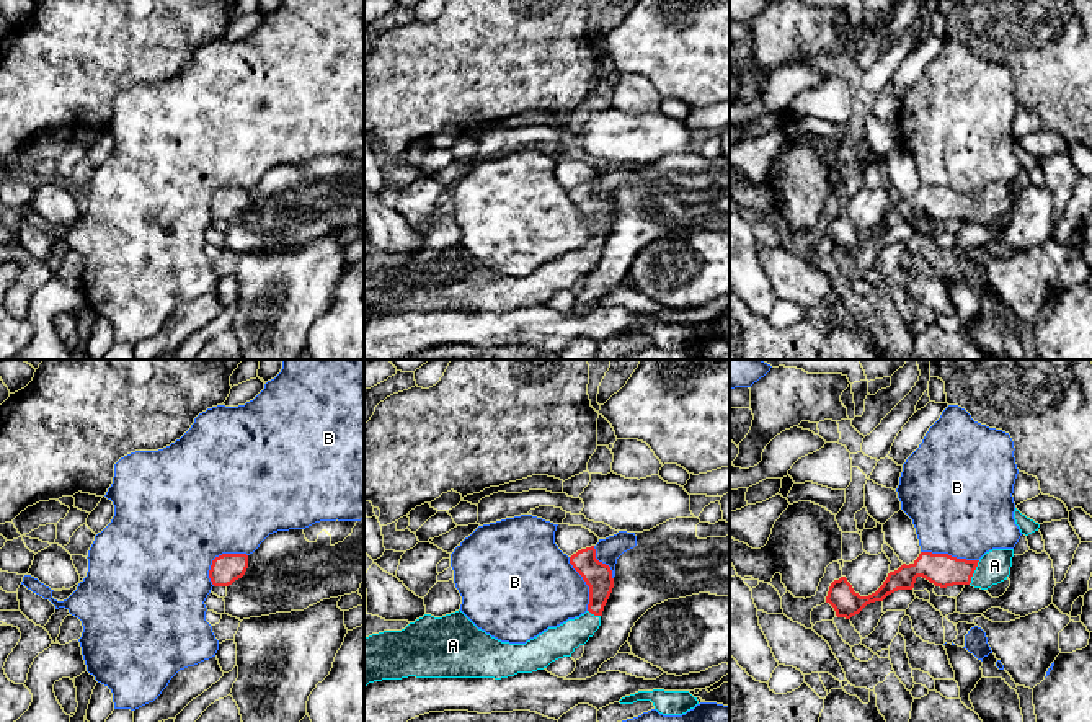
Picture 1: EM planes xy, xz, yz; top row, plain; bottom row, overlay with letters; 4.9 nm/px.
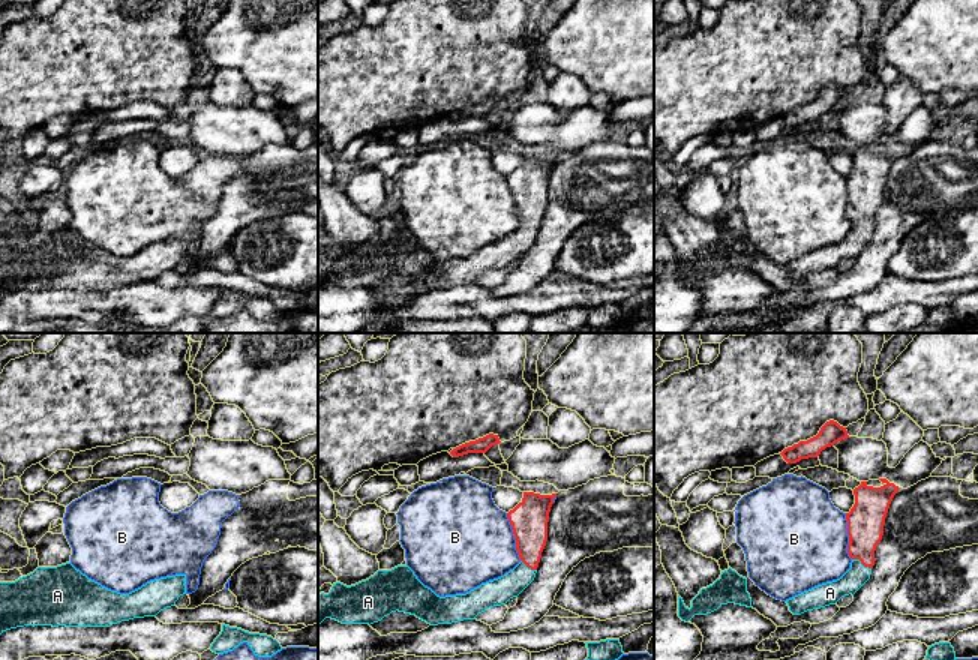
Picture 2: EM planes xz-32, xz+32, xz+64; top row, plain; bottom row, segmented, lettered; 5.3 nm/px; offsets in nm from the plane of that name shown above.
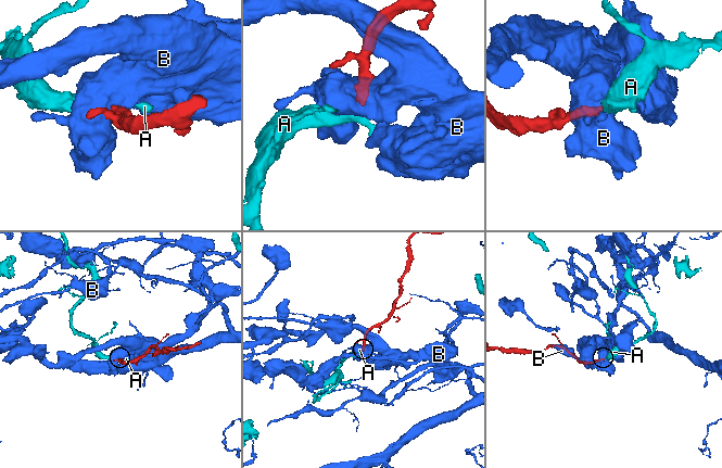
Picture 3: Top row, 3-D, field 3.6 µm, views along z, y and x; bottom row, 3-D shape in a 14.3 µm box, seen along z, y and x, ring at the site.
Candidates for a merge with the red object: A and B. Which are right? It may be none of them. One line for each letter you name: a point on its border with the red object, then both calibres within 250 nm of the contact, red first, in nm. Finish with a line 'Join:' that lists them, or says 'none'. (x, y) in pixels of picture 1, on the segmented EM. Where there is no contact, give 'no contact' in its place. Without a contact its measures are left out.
A: contact yz (973, 572); calibres 160 and 160 nm
Join: A

